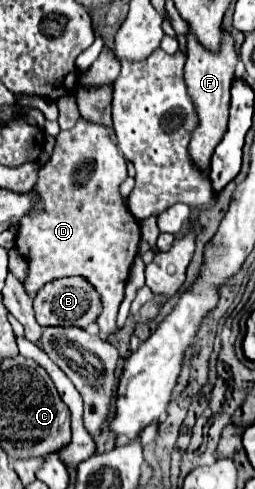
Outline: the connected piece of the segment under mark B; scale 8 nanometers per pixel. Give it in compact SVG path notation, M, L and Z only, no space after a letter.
M60 278L44 286L36 298L34 298L34 312L36 322L40 326L78 326L86 328L90 326L98 314L100 314L100 296L96 296L96 290L84 282L84 278Z

